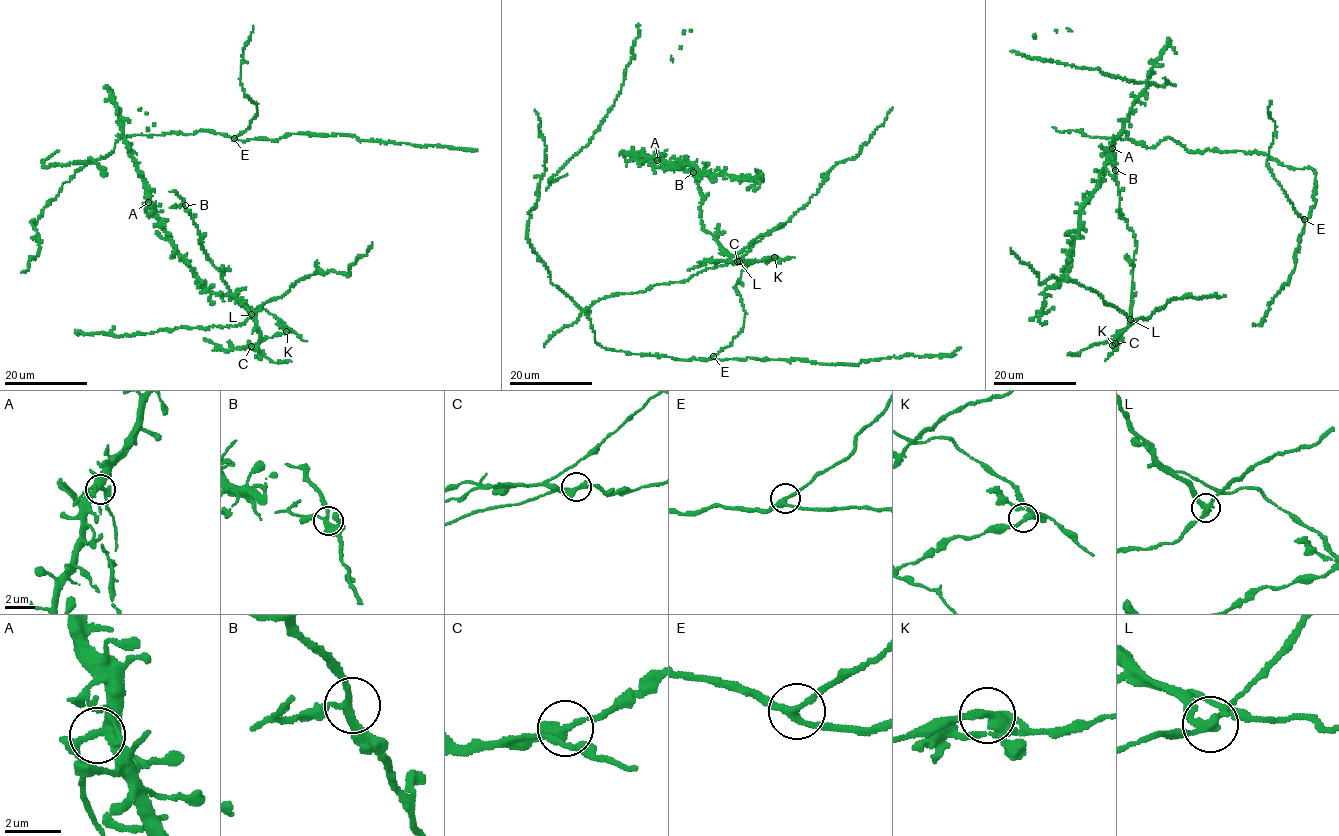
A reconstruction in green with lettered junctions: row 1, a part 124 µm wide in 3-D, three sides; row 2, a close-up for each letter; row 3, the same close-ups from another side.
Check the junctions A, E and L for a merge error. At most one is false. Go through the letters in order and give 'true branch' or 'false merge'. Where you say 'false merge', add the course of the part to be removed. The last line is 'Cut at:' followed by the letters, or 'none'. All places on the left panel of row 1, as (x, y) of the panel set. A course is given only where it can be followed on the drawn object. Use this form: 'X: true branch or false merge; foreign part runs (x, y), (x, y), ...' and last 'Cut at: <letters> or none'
A: true branch
E: true branch
L: false merge; foreign part runs (251, 315), (231, 293), (222, 272), (201, 247), (198, 228), (184, 199), (170, 191)
Cut at: L

